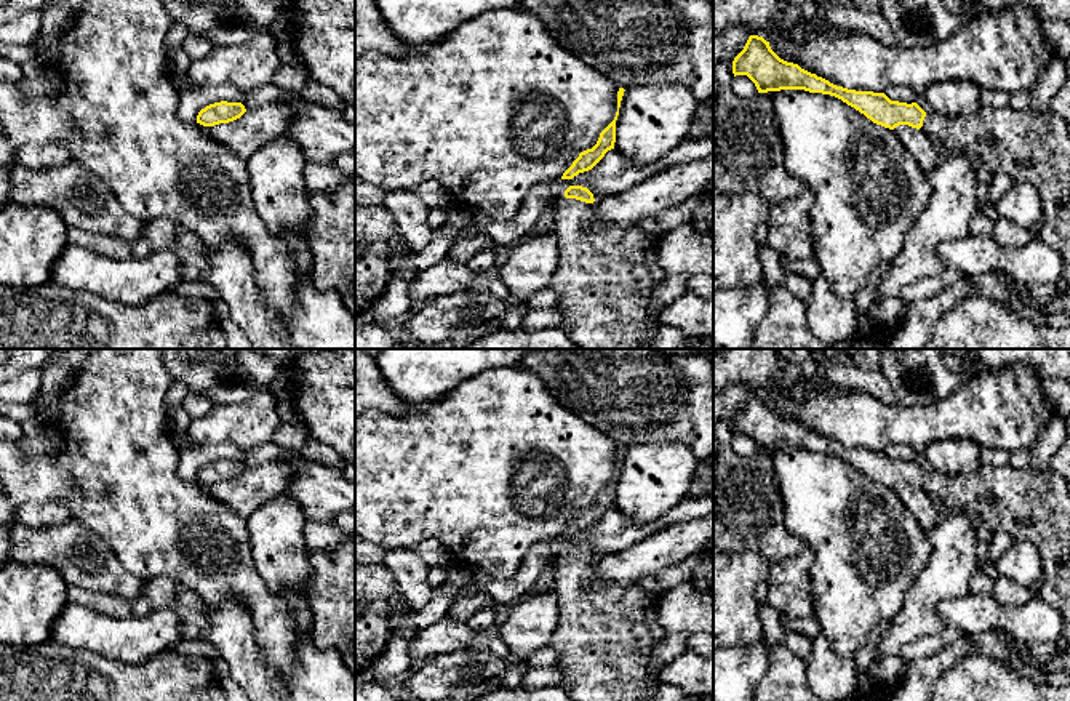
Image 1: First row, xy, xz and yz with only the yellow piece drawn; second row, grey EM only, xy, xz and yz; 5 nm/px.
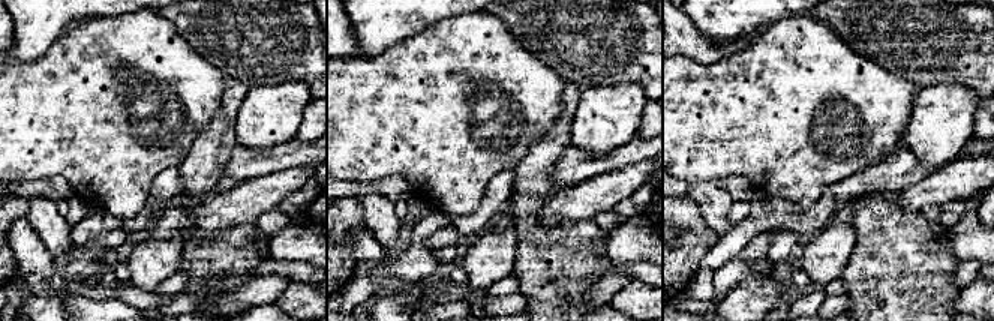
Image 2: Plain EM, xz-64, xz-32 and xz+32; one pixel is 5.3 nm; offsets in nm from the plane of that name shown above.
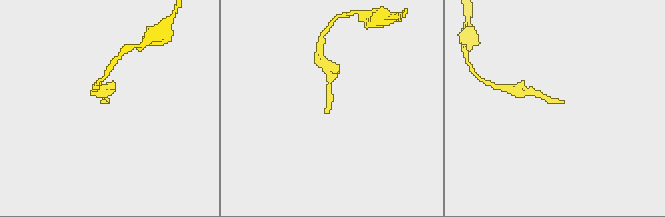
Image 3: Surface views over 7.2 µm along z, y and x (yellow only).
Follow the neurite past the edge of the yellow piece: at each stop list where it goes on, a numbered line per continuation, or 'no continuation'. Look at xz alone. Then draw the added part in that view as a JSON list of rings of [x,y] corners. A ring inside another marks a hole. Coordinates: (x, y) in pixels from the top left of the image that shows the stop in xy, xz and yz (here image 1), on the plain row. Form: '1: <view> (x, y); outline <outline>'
1: xz (606, 632); outline [[[566,555],[555,562],[549,581],[560,608],[549,642],[557,653],[560,687],[573,701],[648,701],[662,669],[648,666],[656,645],[667,637],[657,618],[659,597],[638,584],[598,579],[593,562]]]

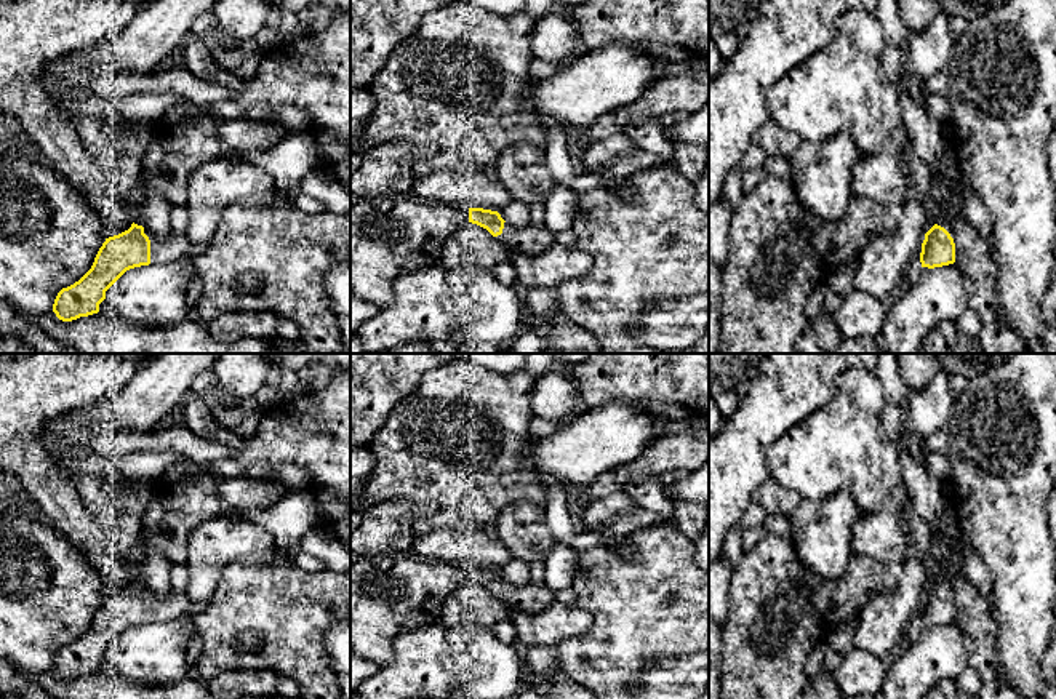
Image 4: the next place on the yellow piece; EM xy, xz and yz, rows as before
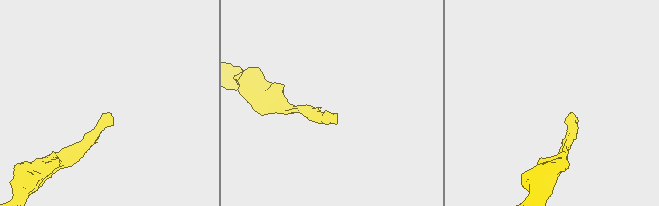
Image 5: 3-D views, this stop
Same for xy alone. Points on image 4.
1: xy (175, 605); outline [[[134,576],[134,582],[144,585],[144,592],[150,598],[150,622],[166,622],[189,614],[192,605],[187,592],[178,593],[170,590],[168,595],[154,593],[141,576]]]

